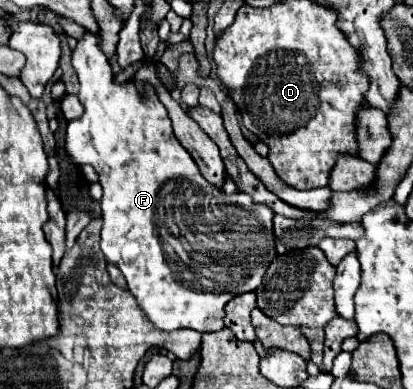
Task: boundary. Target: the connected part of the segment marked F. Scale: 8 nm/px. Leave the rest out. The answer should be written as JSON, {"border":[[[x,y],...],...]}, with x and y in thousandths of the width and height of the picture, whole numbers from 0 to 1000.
{"border":[[[206,82],[201,98],[186,108],[177,139],[172,139],[172,159],[177,175],[191,195],[191,257],[206,278],[201,298],[186,308],[172,308],[162,324],[162,355],[157,355],[157,391],[162,401],[184,422],[220,422],[230,432],[230,442],[240,447],[240,468],[249,468],[249,509],[245,509],[245,555],[249,555],[249,591],[245,591],[245,643],[259,663],[259,674],[278,679],[303,720],[308,720],[308,740],[312,751],[327,761],[337,792],[351,802],[351,812],[366,823],[366,833],[385,848],[429,848],[429,843],[462,843],[477,853],[521,853],[530,843],[540,843],[540,817],[545,817],[545,781],[569,766],[574,756],[588,751],[608,751],[622,746],[637,704],[646,694],[646,684],[656,679],[656,668],[666,663],[666,612],[661,612],[661,545],[642,530],[642,524],[617,524],[608,514],[603,499],[545,499],[530,483],[521,483],[516,473],[506,473],[472,411],[462,406],[462,396],[433,370],[433,360],[419,344],[414,329],[414,303],[404,293],[404,278],[385,262],[385,247],[375,237],[370,216],[346,216],[346,237],[332,231],[332,211],[327,206],[303,206],[303,211],[278,211],[278,185],[274,170],[264,165],[264,149],[254,144],[254,134],[240,123],[240,103],[230,93],[220,93],[220,82]]]}

